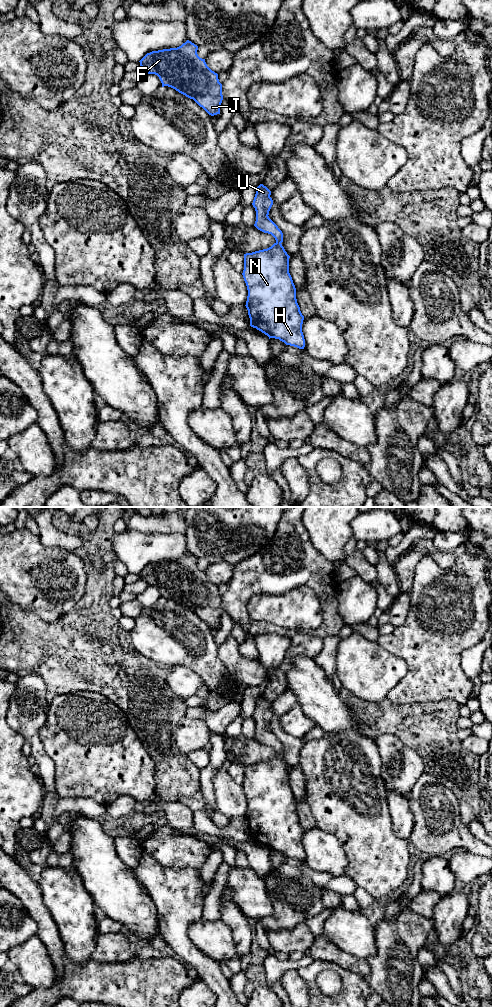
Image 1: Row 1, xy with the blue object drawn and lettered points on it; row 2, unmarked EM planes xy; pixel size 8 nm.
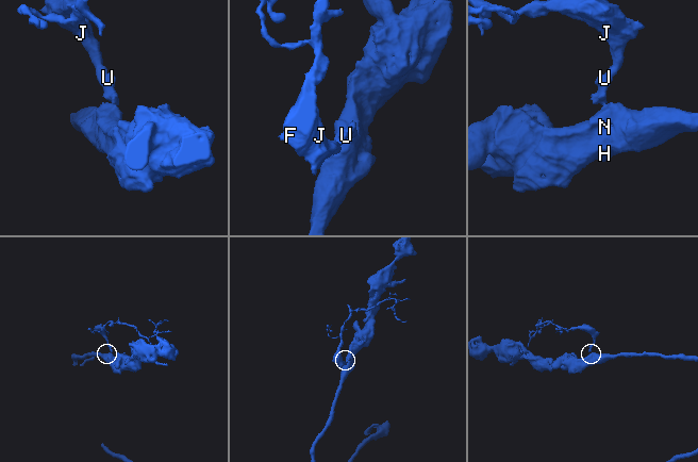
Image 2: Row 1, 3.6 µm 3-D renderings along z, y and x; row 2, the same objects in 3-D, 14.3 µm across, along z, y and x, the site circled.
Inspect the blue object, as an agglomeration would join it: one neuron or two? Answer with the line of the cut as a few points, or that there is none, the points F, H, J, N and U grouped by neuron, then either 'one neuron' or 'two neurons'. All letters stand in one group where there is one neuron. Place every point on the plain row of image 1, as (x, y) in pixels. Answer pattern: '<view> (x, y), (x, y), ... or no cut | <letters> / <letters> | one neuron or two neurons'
xy (276, 753), (280, 755) | F J U / H N | two neurons

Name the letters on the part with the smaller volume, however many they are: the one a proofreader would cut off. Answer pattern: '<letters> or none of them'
F, J, U

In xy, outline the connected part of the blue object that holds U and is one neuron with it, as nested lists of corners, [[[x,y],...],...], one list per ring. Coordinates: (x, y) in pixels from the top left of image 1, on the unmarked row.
[[[260,696],[257,699],[256,706],[252,715],[256,723],[256,733],[254,738],[264,745],[271,746],[277,755],[282,755],[282,743],[268,728],[269,723],[273,717],[273,712],[270,707],[271,703],[263,696]]]

